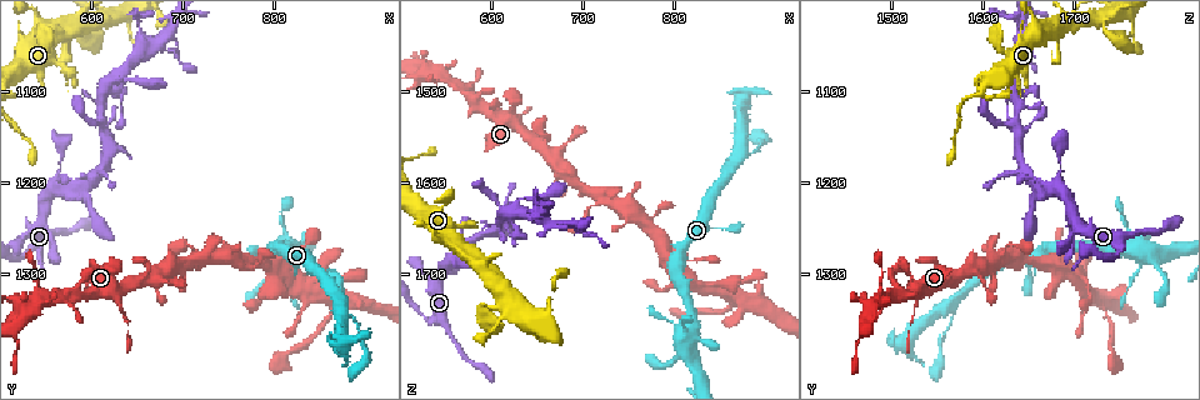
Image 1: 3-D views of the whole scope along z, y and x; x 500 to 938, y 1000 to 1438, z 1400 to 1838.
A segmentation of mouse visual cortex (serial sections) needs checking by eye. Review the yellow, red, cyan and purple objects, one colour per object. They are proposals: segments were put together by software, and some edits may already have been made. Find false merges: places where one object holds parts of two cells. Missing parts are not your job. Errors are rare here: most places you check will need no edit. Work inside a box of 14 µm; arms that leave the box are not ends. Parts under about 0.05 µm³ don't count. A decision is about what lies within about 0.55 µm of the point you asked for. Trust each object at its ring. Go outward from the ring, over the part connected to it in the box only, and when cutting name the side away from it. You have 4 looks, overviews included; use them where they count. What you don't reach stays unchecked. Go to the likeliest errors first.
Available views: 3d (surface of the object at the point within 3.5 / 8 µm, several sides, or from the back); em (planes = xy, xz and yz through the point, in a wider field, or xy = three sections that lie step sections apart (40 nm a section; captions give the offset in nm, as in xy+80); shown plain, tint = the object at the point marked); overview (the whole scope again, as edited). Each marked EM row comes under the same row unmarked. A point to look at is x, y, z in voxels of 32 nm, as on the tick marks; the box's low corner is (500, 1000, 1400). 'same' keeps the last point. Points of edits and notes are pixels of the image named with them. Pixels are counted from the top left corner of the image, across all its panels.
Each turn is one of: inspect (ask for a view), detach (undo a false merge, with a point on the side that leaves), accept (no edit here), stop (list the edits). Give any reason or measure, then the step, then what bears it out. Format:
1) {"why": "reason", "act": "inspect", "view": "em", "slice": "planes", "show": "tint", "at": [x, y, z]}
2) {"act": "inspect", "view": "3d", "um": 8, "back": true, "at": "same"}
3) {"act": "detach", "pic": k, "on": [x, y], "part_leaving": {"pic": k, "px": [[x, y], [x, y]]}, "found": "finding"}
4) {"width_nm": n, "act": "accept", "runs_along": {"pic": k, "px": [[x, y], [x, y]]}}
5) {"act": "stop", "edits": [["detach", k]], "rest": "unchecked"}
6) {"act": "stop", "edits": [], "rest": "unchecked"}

{"why": "narrows sharply", "act": "inspect", "view": "3d", "um": 3.5, "at": [530, 1255, 1695]}

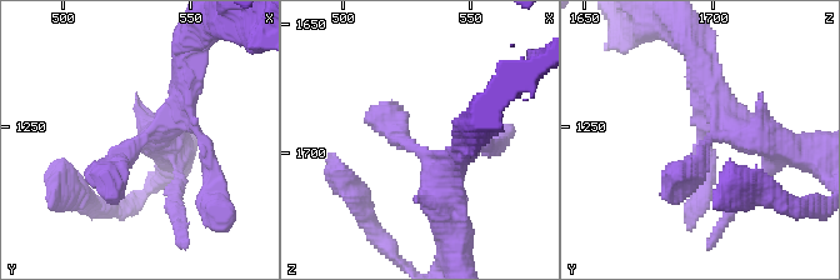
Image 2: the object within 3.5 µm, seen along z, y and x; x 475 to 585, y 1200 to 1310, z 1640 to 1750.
{"why": "need the tissue", "act": "inspect", "view": "em", "slice": "xy", "step": 5, "show": "tint", "at": [528, 1256, 1699]}

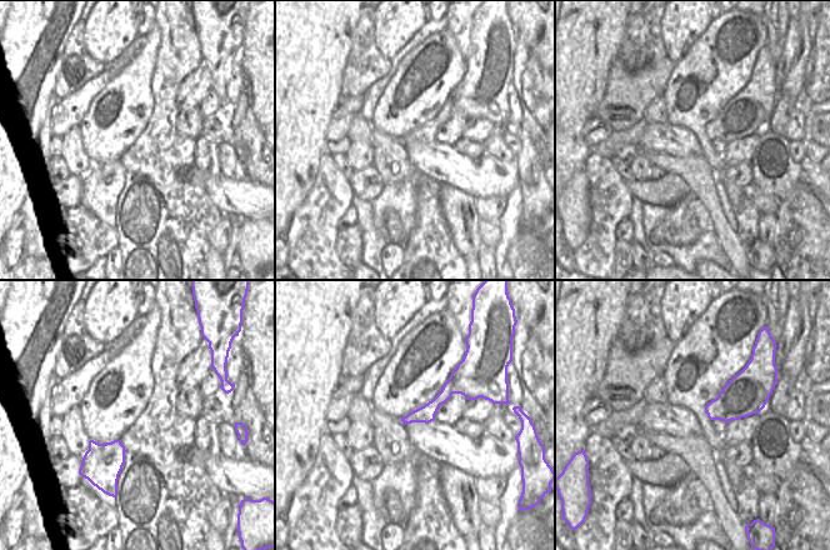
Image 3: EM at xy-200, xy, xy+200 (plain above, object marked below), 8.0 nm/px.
{"act": "accept", "runs_along": {"pic": 3, "px": [[468, 381], [405, 420]]}, "found": "one cell here"}

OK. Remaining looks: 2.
{"why": "two arms in line, one across", "act": "inspect", "view": "3d", "um": 3.5, "at": [610, 1135, 1640]}

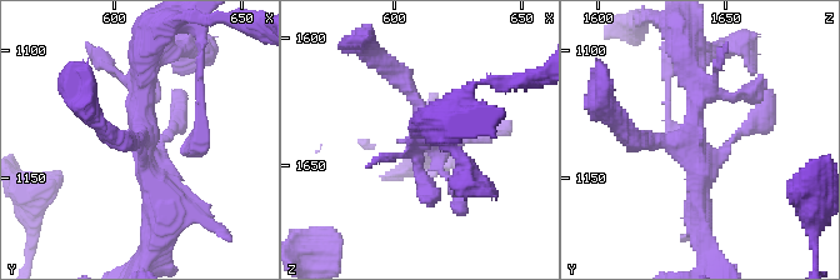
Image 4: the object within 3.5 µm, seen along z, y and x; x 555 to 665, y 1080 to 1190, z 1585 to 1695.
{"why": "shape alone is not enough", "act": "inspect", "view": "em", "slice": "xy", "step": 2, "show": "tint", "at": [612, 1133, 1637]}

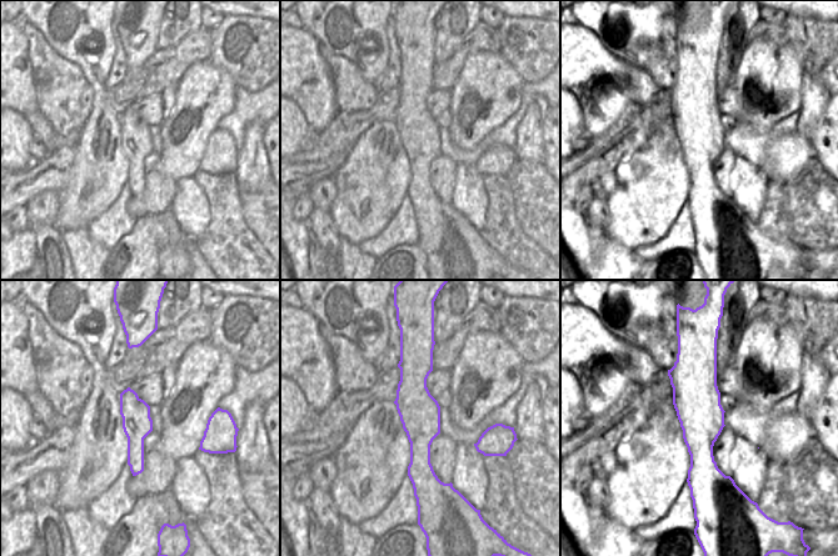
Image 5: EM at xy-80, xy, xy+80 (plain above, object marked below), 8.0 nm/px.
{"act": "accept", "runs_along": {"pic": 4, "px": [[163, 210], [140, 130], [144, 53]]}, "found": "all the same cell"}

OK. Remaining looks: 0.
{"act": "stop", "edits": [], "rest": "unchecked"}

